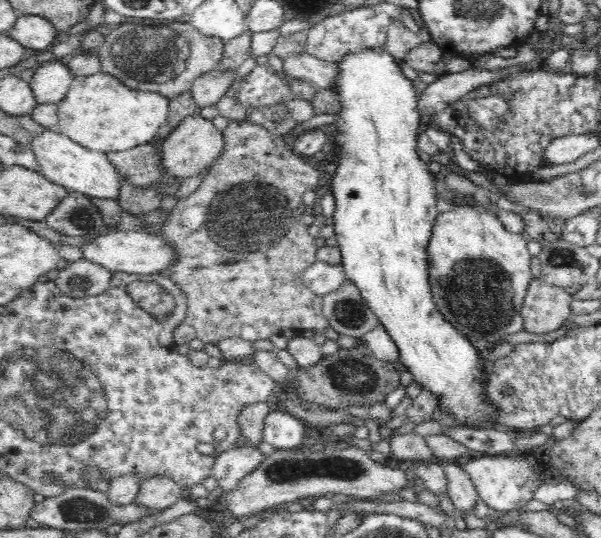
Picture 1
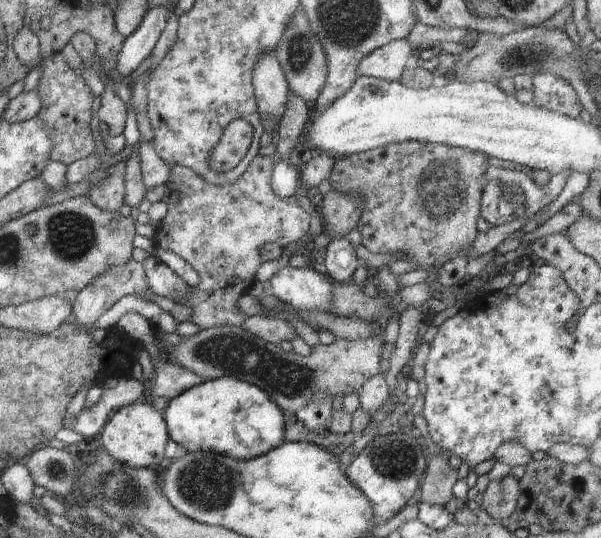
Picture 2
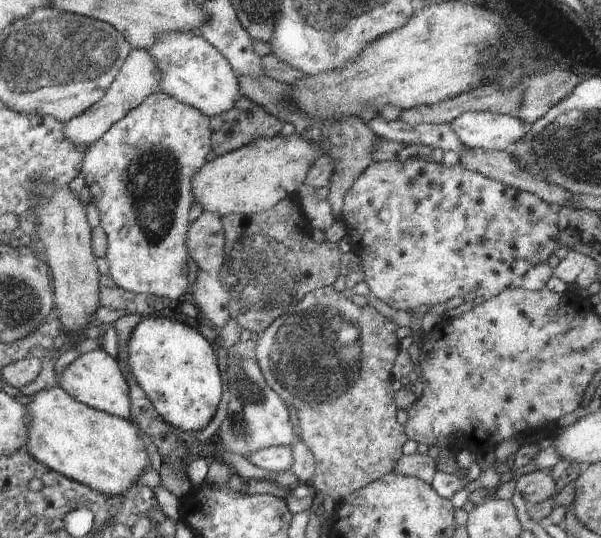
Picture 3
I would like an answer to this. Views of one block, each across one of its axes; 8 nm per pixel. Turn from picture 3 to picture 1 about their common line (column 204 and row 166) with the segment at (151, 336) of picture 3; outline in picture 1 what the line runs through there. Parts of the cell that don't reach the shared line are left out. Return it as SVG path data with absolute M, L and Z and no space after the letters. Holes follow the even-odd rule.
M385 46L378 50L360 50L356 54L346 56L344 60L338 62L338 76L336 76L336 84L332 89L340 95L340 112L339 119L332 126L334 130L334 142L336 142L336 150L338 156L337 172L332 179L332 194L336 200L336 211L333 216L333 225L337 245L341 250L342 266L348 281L354 283L361 292L362 297L368 307L374 311L374 314L379 318L381 325L388 331L395 345L398 347L399 360L398 364L402 369L410 372L414 376L413 381L417 382L423 390L429 390L437 396L438 410L458 419L460 424L465 426L473 426L474 428L487 428L490 424L496 424L497 410L486 397L486 373L483 370L483 364L480 362L481 353L477 347L474 347L468 337L464 336L454 325L450 324L439 312L437 304L434 302L433 294L431 293L431 284L429 283L429 263L426 248L432 236L432 226L440 213L439 196L439 179L440 177L430 172L428 164L420 160L416 150L418 148L418 136L423 131L426 123L422 114L418 110L418 94L416 88L412 84L412 80L404 77L400 71L400 62L391 54L385 51Z

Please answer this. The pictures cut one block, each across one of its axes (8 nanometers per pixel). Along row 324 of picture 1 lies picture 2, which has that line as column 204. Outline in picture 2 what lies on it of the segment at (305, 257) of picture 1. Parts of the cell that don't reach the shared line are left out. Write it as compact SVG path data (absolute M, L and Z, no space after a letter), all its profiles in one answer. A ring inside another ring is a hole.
M258 154L252 159L252 162L248 165L248 168L240 175L240 178L237 178L234 182L221 184L221 185L210 184L209 182L204 181L200 175L197 175L194 172L194 170L189 169L188 167L182 166L182 165L174 165L173 168L170 169L171 177L169 178L169 182L171 182L175 186L176 190L180 191L181 200L175 206L171 206L171 205L168 206L167 215L156 225L156 232L154 235L154 239L155 239L154 244L156 244L155 246L157 246L158 248L163 248L164 250L168 250L168 252L174 252L174 254L178 254L178 256L180 256L180 258L184 258L184 260L186 260L187 264L190 264L190 266L192 266L192 268L194 270L196 270L196 274L198 274L198 276L200 276L199 285L196 287L191 287L191 289L189 290L189 293L187 294L187 300L184 303L179 303L179 304L184 304L184 305L192 308L191 321L198 324L200 326L200 328L202 328L202 329L209 329L210 327L217 327L217 326L224 326L224 325L230 325L230 326L235 326L235 327L241 326L241 322L246 318L246 315L243 314L242 312L240 312L240 310L238 310L238 308L236 307L236 302L238 302L238 298L240 298L240 296L246 294L248 292L248 290L250 290L250 287L255 282L256 271L258 270L258 267L262 264L262 260L260 259L260 254L258 252L258 248L260 248L261 246L264 246L264 244L266 244L267 242L272 242L272 244L278 244L278 246L280 246L280 248L284 249L285 246L288 246L288 244L292 244L292 242L301 241L302 238L304 236L306 236L306 234L308 234L308 232L309 232L308 229L309 229L310 215L302 207L300 207L300 205L298 204L295 197L281 199L281 198L278 198L278 196L276 196L276 194L274 194L274 191L271 189L271 172L273 171L274 164L275 164L275 162L273 161L272 156L263 157L262 155Z

